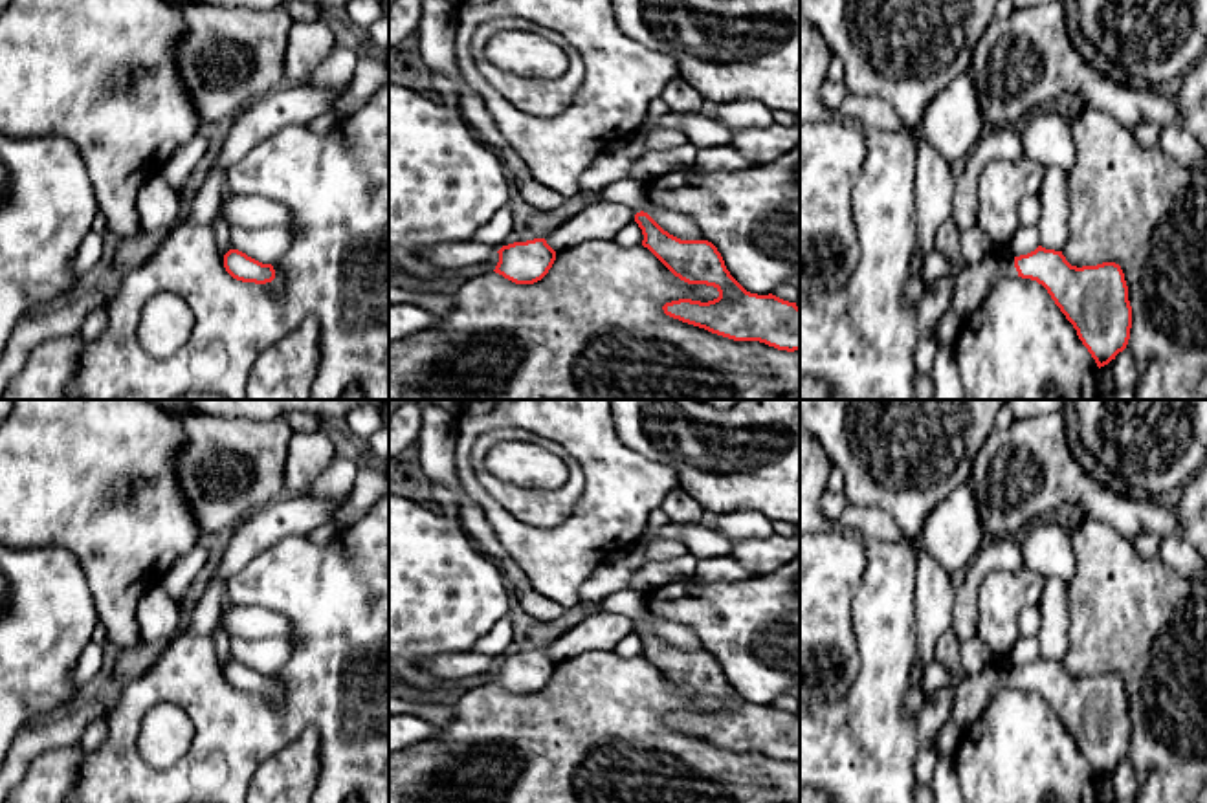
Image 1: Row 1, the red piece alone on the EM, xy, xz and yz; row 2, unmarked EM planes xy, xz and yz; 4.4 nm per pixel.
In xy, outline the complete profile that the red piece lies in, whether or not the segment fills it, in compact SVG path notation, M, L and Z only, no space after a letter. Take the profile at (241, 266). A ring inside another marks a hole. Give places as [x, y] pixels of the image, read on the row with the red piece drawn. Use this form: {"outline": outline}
{"outline": "M229 249L224 255L226 271L242 282L266 284L275 279L275 270L271 264L262 264L238 249Z"}

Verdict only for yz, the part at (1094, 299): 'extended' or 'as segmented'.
extended

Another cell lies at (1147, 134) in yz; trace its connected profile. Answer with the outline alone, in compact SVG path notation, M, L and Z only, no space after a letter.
M1143 123L1134 130L1135 141L1141 147L1156 147L1159 143L1161 128L1154 123Z

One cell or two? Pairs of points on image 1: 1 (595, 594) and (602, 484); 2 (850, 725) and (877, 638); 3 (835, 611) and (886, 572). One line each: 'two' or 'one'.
1: two
2: one
3: two

